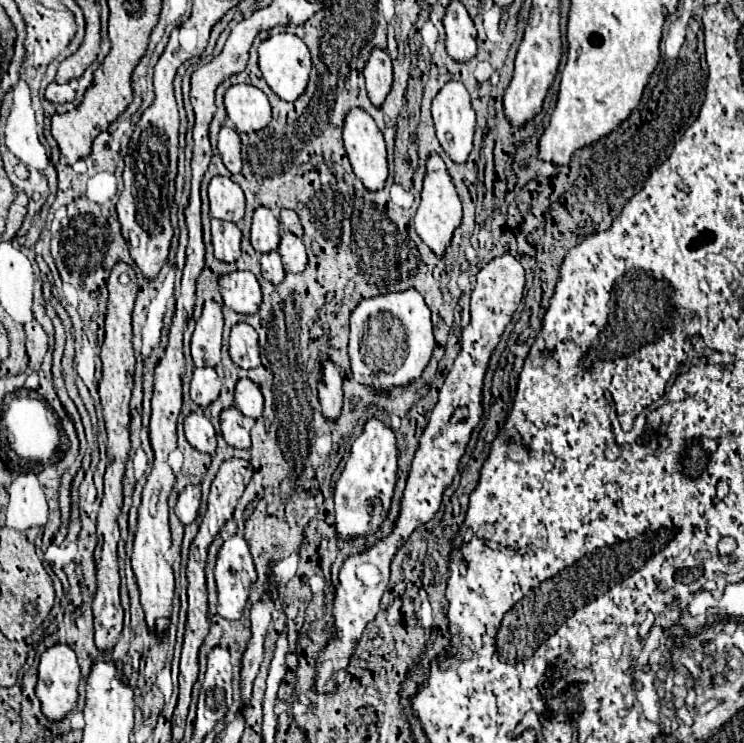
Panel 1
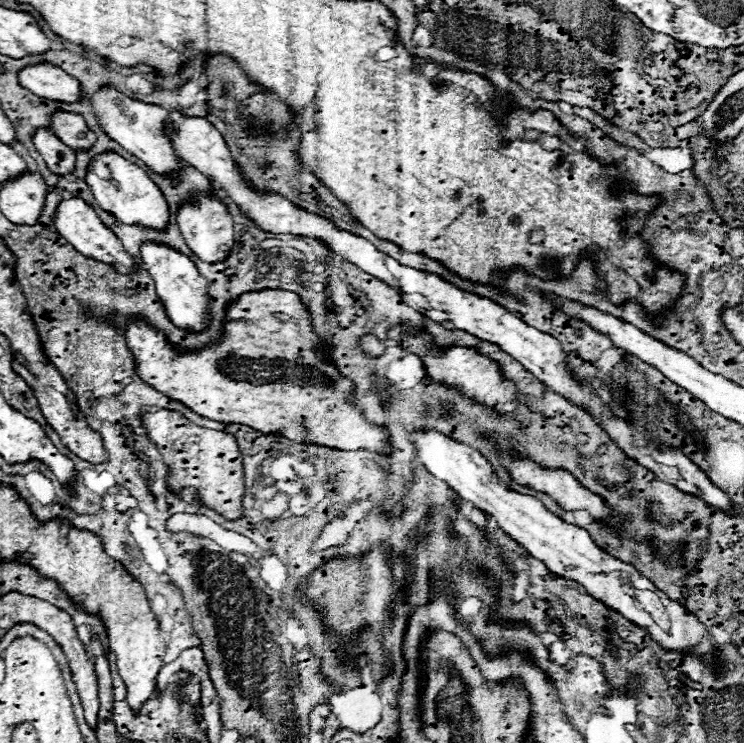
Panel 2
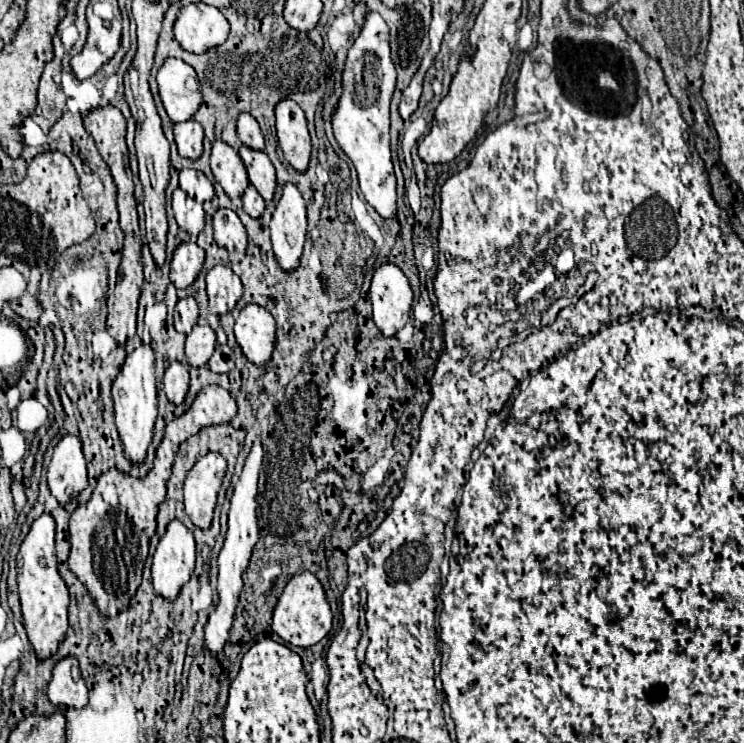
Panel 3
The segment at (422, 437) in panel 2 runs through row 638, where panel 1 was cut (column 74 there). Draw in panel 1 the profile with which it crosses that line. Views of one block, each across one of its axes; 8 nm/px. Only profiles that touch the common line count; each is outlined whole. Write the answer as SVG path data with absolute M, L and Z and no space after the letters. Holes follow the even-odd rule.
M56 644L48 648L38 666L38 684L36 684L36 698L40 700L42 714L50 722L60 722L68 712L76 708L78 698L78 682L80 682L80 666L76 662L76 654L66 644Z

